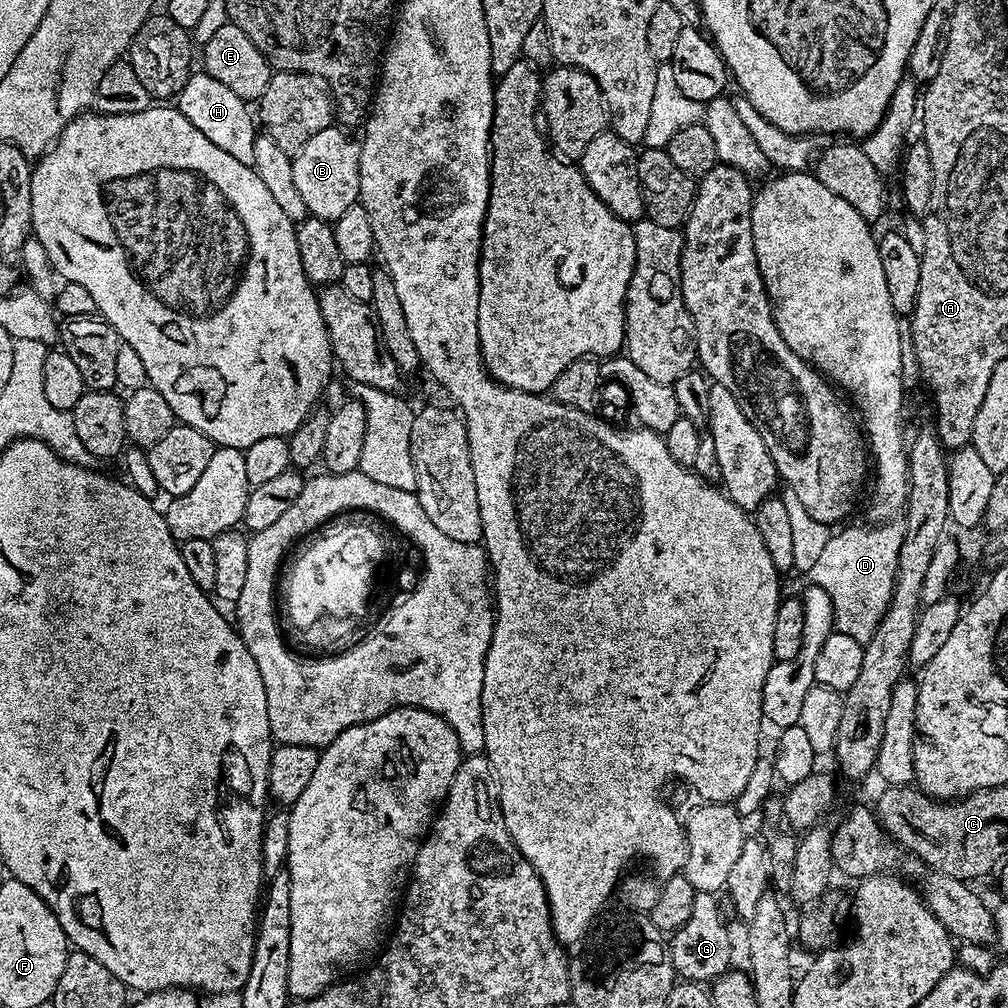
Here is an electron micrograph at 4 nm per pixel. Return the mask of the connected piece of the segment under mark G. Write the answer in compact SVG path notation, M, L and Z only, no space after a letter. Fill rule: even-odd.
M697 892L694 910L690 910L690 918L686 918L686 922L676 932L671 933L667 941L666 947L668 956L672 959L672 969L681 981L711 982L733 967L732 936L728 933L724 912L716 900L719 900L717 893Z

